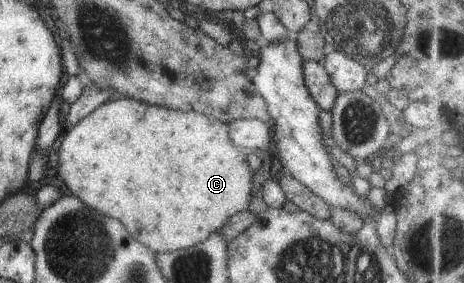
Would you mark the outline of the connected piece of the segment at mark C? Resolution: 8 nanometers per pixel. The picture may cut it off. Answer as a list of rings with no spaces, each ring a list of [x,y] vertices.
[[[121,98],[121,99],[114,99],[100,105],[95,111],[92,111],[90,115],[88,115],[85,119],[82,119],[79,123],[76,123],[74,127],[70,131],[65,131],[66,135],[62,138],[62,145],[60,148],[59,153],[59,165],[58,165],[58,174],[63,179],[66,187],[70,189],[72,195],[74,197],[78,197],[84,205],[88,206],[90,209],[96,210],[98,213],[102,213],[102,215],[106,217],[116,217],[116,219],[120,219],[120,223],[122,225],[126,225],[126,229],[128,229],[127,233],[132,233],[134,237],[136,237],[136,241],[140,241],[142,245],[145,247],[150,247],[152,251],[164,251],[164,252],[172,252],[174,250],[186,249],[190,248],[198,243],[203,243],[212,235],[212,233],[220,232],[220,229],[226,225],[226,223],[236,214],[239,212],[247,211],[250,205],[252,197],[252,191],[254,191],[254,185],[252,183],[252,179],[255,173],[248,167],[247,163],[247,155],[248,152],[240,149],[240,147],[236,147],[236,145],[232,145],[232,141],[230,141],[230,137],[228,136],[228,124],[224,124],[223,122],[211,119],[206,117],[206,115],[188,111],[188,112],[180,112],[180,111],[172,111],[170,109],[166,109],[164,107],[156,107],[156,105],[146,105],[143,102],[137,102],[136,100],[132,100],[131,98]]]

